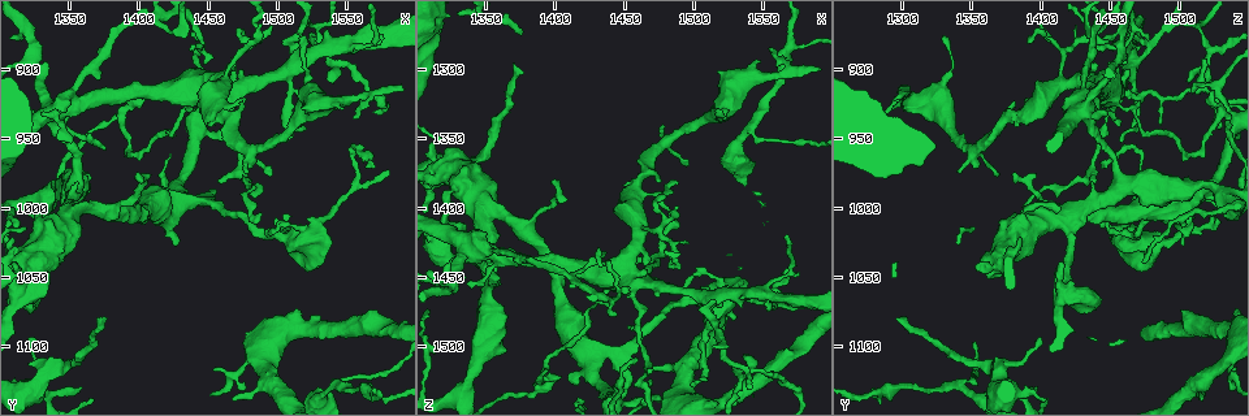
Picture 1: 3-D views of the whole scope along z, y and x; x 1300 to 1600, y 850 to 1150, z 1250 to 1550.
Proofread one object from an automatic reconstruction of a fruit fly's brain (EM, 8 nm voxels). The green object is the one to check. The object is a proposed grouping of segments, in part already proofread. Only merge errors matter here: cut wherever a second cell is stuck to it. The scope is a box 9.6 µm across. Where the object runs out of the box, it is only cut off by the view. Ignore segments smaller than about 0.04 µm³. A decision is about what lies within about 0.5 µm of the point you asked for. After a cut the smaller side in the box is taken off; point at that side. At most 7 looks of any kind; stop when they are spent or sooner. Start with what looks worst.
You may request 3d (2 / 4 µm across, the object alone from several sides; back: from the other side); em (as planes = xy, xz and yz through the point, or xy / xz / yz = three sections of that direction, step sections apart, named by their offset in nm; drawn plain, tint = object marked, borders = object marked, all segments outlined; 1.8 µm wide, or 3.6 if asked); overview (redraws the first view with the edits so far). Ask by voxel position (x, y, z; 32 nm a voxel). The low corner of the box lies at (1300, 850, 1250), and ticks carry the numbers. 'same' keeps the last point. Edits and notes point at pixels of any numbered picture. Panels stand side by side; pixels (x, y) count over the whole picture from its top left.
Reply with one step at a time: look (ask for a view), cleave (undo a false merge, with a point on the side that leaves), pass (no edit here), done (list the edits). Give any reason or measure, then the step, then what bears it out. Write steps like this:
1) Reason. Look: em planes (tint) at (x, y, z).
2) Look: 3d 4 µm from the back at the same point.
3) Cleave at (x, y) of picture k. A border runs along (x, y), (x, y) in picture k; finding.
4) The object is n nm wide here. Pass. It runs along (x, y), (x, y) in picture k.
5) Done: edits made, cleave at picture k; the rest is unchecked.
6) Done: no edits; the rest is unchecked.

Small branch off a trunk. Look: em planes (tint) at (1540, 1128, 1340).

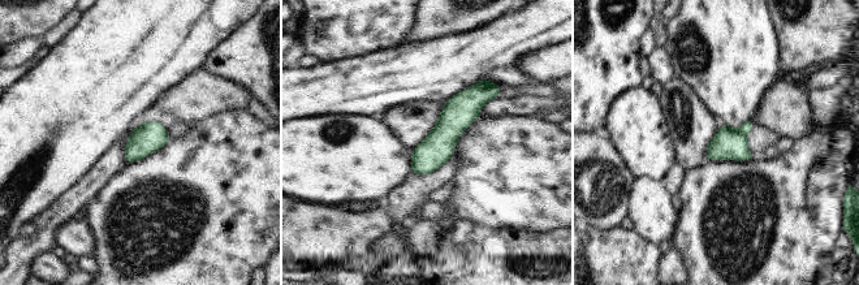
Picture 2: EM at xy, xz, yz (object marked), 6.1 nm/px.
Pass. It runs along (487, 95), (447, 130), (414, 169) in picture 2; one cell here.

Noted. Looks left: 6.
Two arms in line, one across. Look: em xy step 8 (tint) at (1568, 1134, 1284).

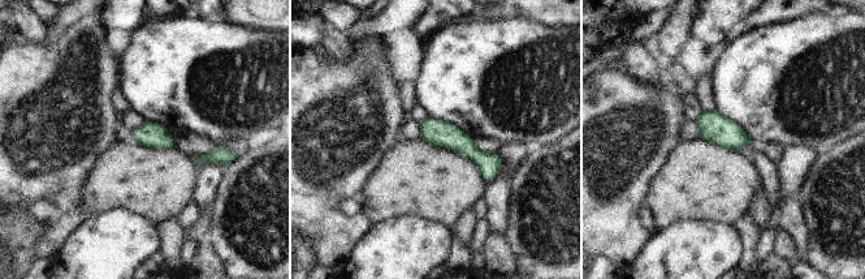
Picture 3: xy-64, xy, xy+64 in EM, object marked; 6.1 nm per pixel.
Pass. It runs along (423, 124), (462, 142), (494, 168) in picture 3; all the same cell.

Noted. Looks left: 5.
Looks like a crossing. Look: em planes (tint) at (1342, 930, 1432).

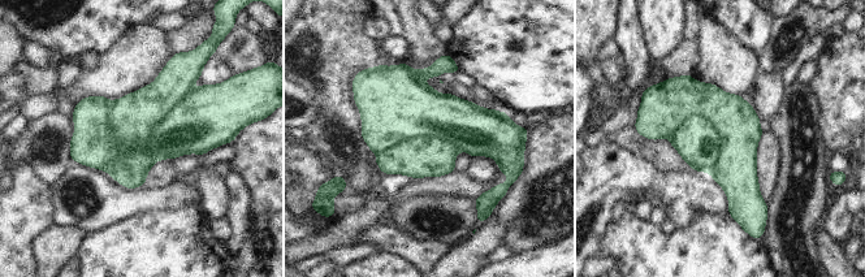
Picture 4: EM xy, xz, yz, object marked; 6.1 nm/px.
The object is 480 nm wide here. Cleave at (738, 124) of picture 4. The part that leaves runs along (643, 131), (708, 107), (761, 204) in picture 4; a second cell is stuck on.

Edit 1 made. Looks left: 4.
Done: edits made, cleave at picture 4; the rest is unchecked.

